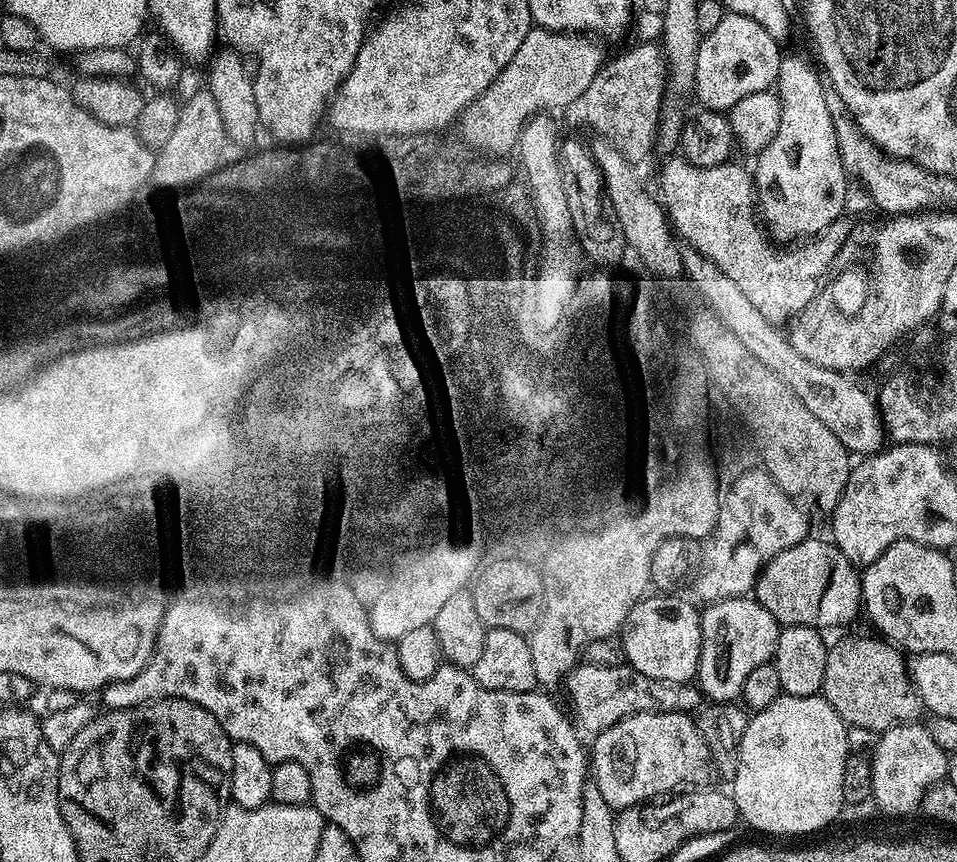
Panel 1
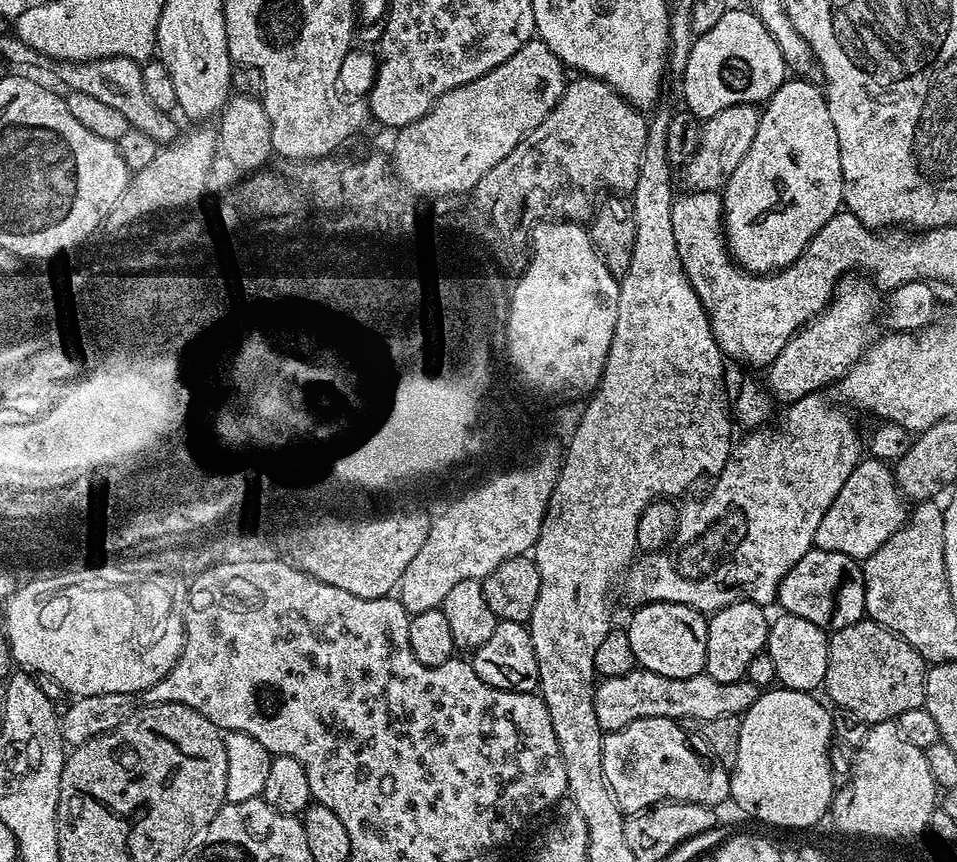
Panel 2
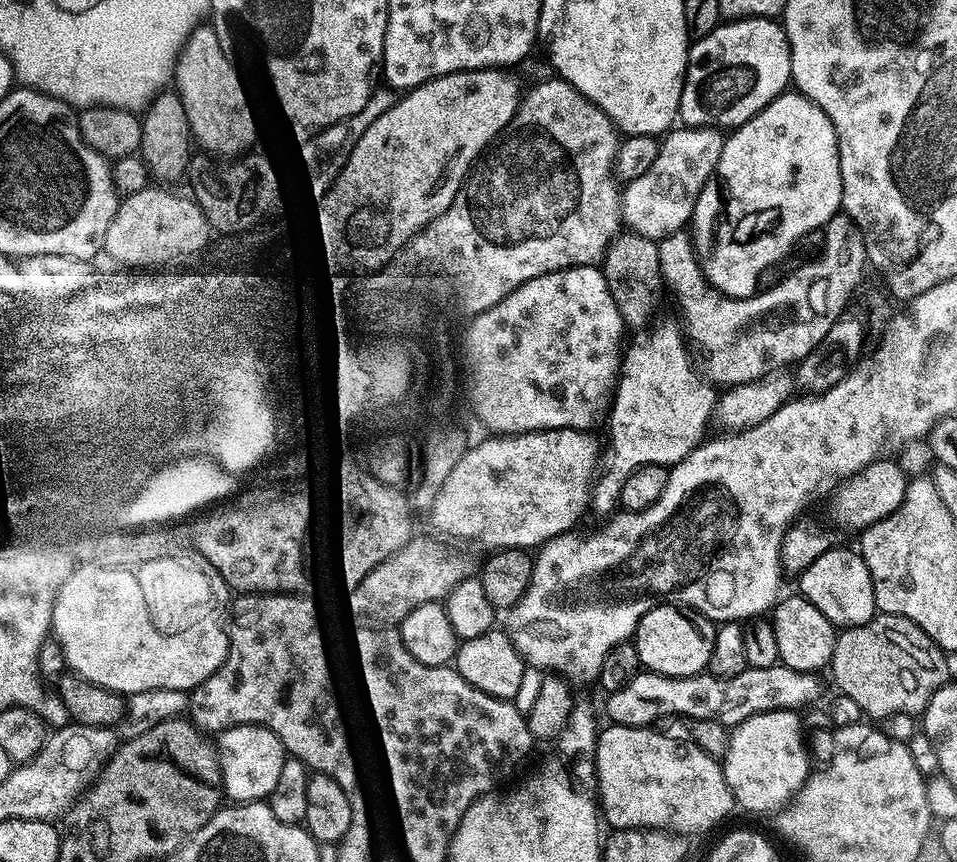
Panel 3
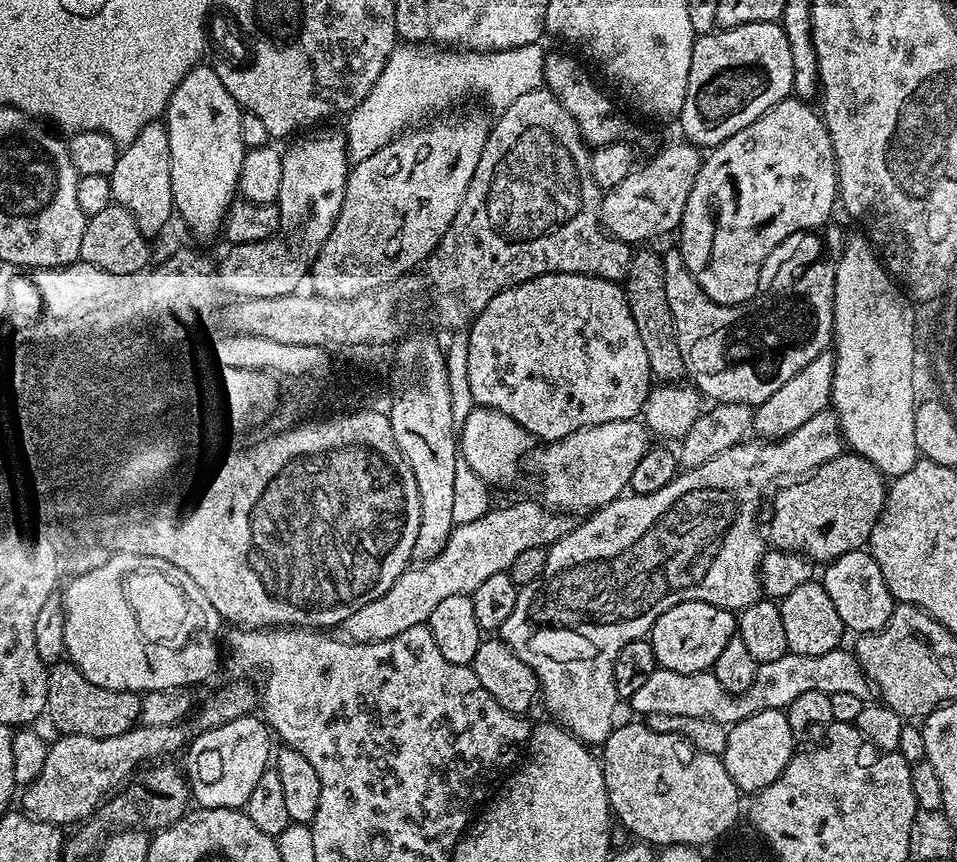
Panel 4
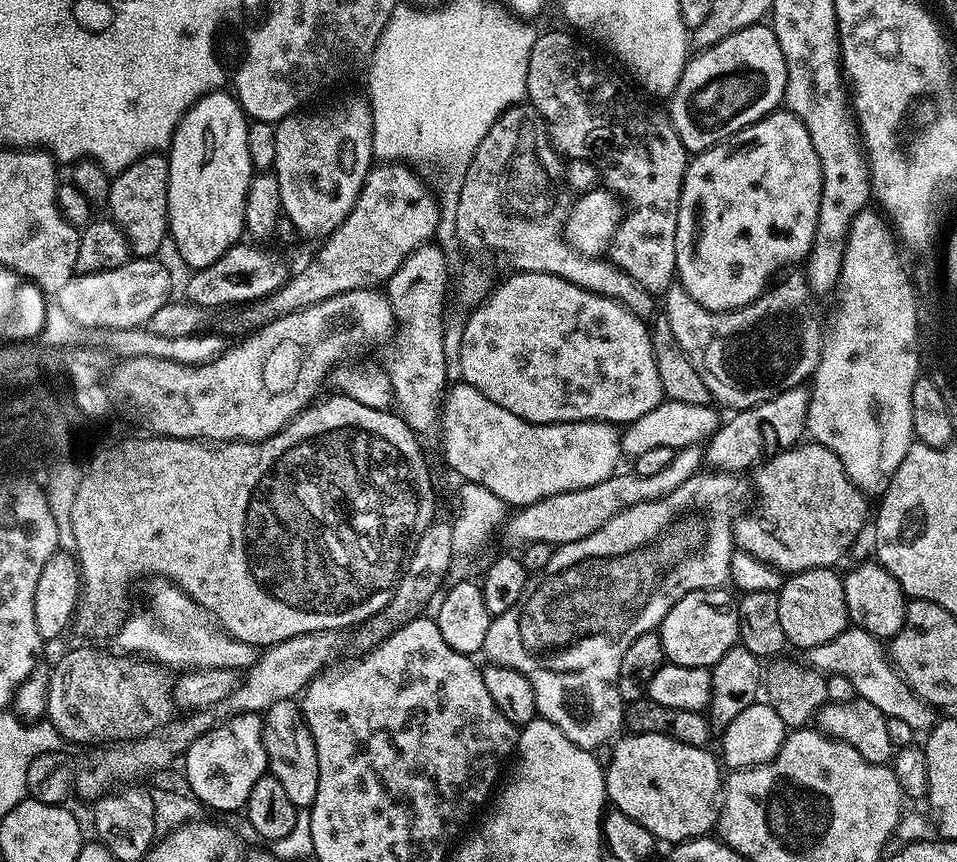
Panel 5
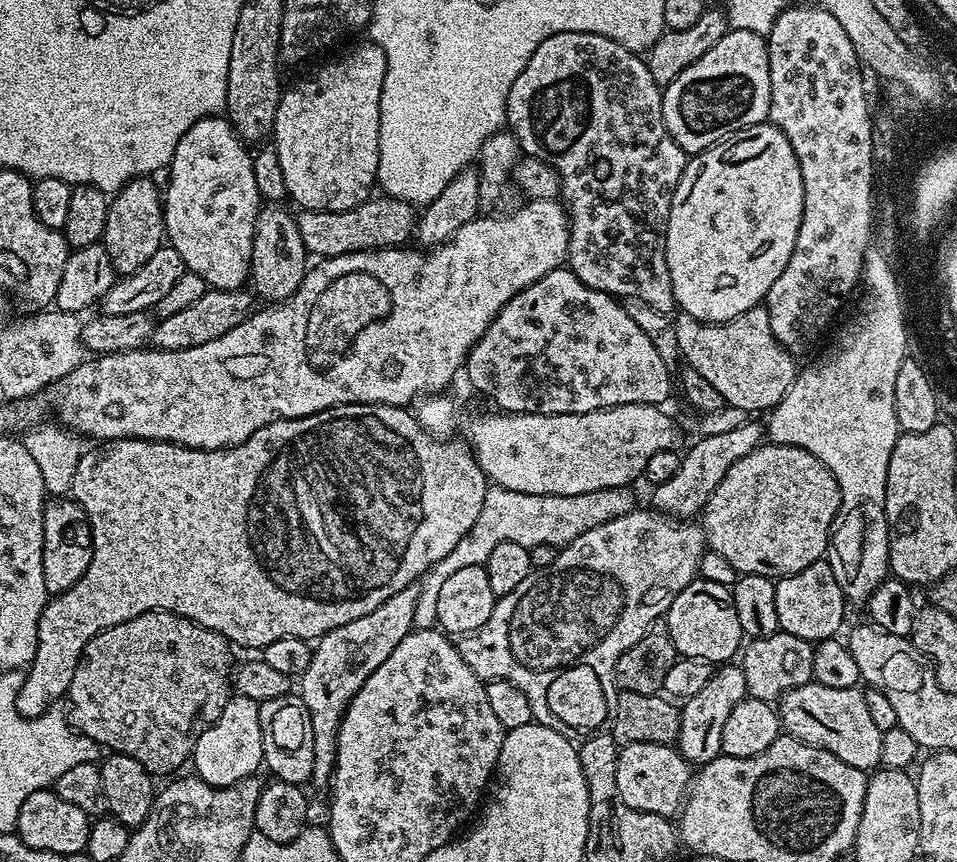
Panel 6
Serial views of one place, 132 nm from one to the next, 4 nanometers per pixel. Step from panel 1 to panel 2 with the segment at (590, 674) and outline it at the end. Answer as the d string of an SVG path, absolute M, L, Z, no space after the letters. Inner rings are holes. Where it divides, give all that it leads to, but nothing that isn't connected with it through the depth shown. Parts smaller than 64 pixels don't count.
M633 670L624 676L601 679L596 686L594 694L594 712L598 714L598 726L606 734L617 732L625 728L630 722L642 718L670 718L671 720L683 721L683 716L688 722L705 720L706 718L718 718L719 716L743 716L748 707L759 698L761 689L756 688L748 681L735 680L734 682L718 682L707 674L691 676L690 678L666 678L662 674Z

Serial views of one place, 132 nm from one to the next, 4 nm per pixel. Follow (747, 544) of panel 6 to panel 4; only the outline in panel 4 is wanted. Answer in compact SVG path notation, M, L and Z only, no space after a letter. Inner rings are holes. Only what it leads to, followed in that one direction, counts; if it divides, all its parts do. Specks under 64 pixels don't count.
M855 454L835 456L807 478L785 483L784 486L780 493L775 493L777 496L772 504L772 525L768 532L766 528L767 539L771 547L780 548L783 552L799 552L813 562L831 562L847 552L861 551L867 545L884 509L884 499L888 497L886 477L869 460Z

